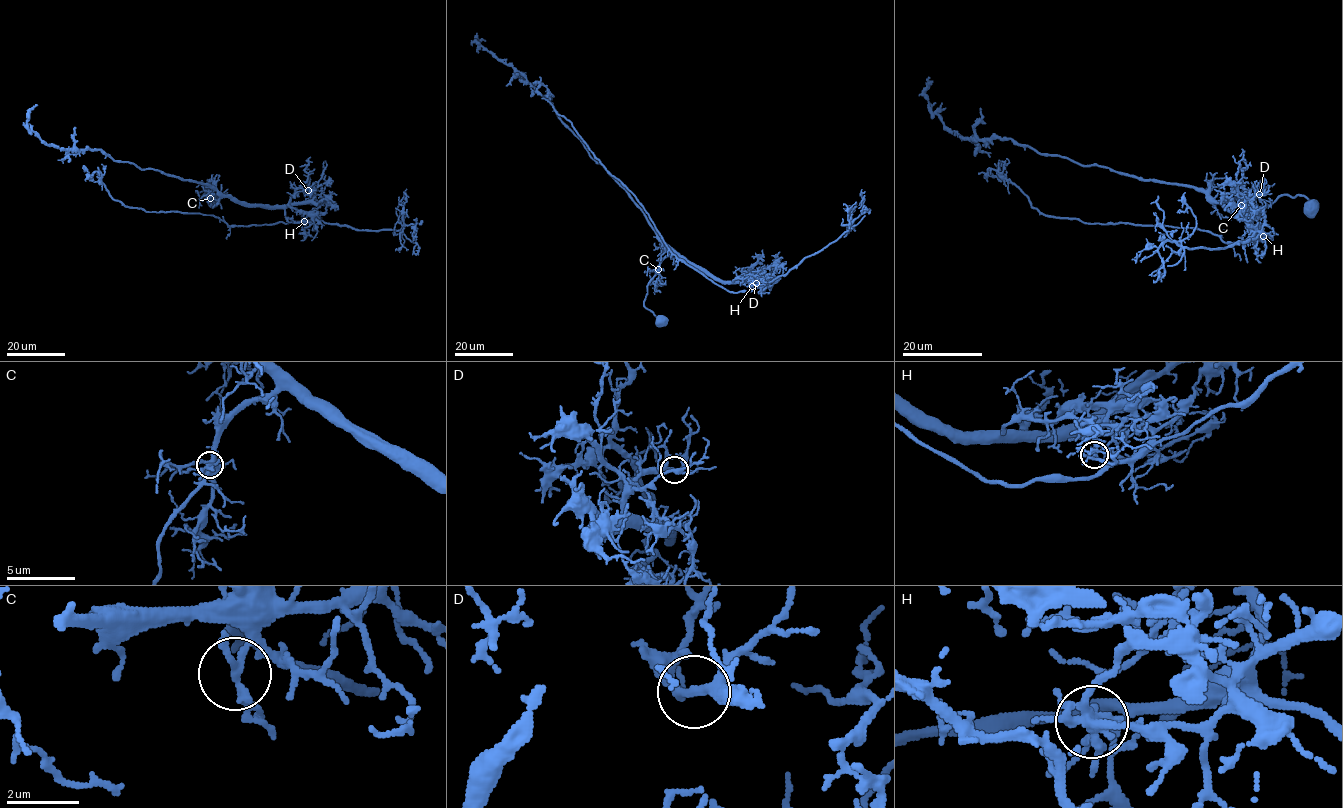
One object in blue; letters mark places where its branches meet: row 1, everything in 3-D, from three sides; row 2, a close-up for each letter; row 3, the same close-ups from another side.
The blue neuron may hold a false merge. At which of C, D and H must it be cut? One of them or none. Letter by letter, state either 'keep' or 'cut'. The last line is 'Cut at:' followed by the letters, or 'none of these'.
C: keep
D: keep
H: cut
Cut at: H

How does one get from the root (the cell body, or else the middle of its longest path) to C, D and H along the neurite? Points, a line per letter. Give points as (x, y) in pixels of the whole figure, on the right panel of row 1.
C: (1309, 207), (1306, 204), (1308, 200), (1299, 195), (1281, 195), (1261, 207), (1243, 202), (1241, 205)
D: (1309, 207), (1299, 195), (1261, 207), (1219, 202), (1257, 215), (1245, 200), (1259, 194)
H: (1309, 207), (1299, 195), (1261, 207), (1219, 202), (1238, 214), (1255, 211), (1251, 225), (1263, 236)

